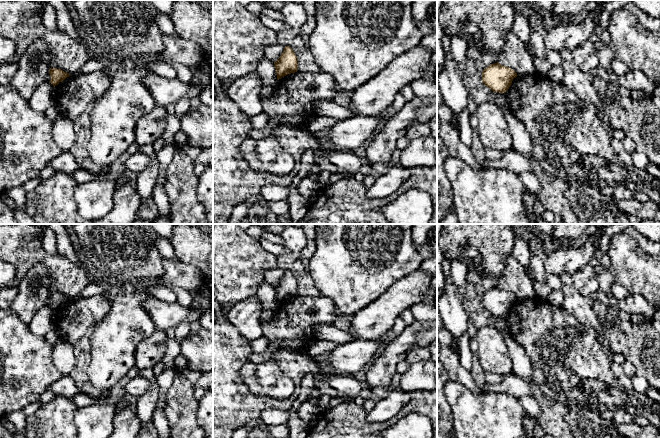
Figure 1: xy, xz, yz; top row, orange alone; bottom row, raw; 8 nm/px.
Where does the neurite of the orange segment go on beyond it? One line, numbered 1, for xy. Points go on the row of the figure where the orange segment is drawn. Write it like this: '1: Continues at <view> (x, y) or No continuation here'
1: No continuation here

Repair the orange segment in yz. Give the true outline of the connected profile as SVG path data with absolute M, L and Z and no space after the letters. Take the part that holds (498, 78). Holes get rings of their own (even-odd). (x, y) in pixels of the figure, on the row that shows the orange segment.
M494 63L485 68L482 72L482 82L493 92L505 93L512 84L517 73L506 66Z

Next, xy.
M50 68L49 74L51 76L50 83L54 87L70 76L69 73L66 73L63 70L57 68Z

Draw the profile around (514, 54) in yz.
M512 30L506 33L505 45L502 51L497 55L497 62L503 66L513 69L517 75L521 77L534 73L532 56L527 51L523 42Z

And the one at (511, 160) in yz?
M510 150L504 152L497 160L488 160L485 163L486 169L507 169L517 174L522 172L532 172L530 160L523 154Z

